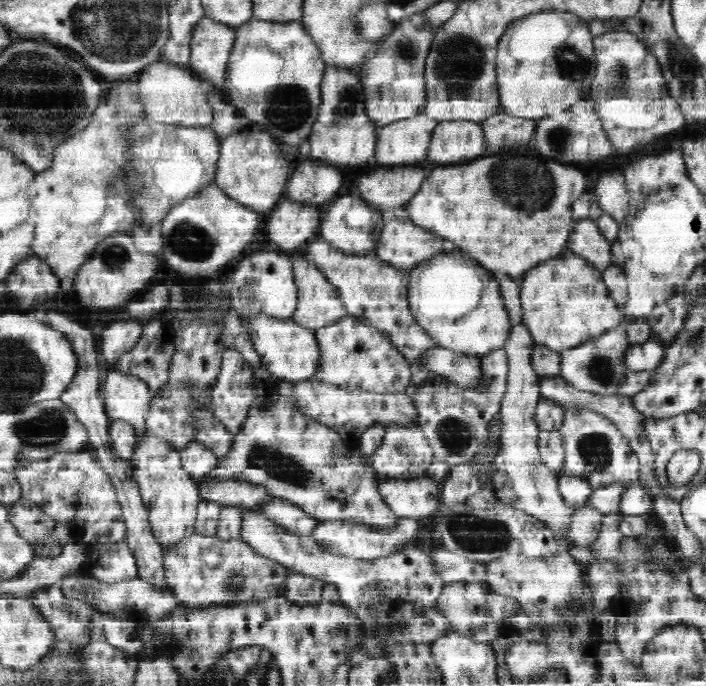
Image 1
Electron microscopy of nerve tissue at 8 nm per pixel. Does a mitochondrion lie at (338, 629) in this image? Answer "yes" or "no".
yes

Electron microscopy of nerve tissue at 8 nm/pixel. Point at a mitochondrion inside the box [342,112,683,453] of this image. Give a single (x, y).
(523, 193)

